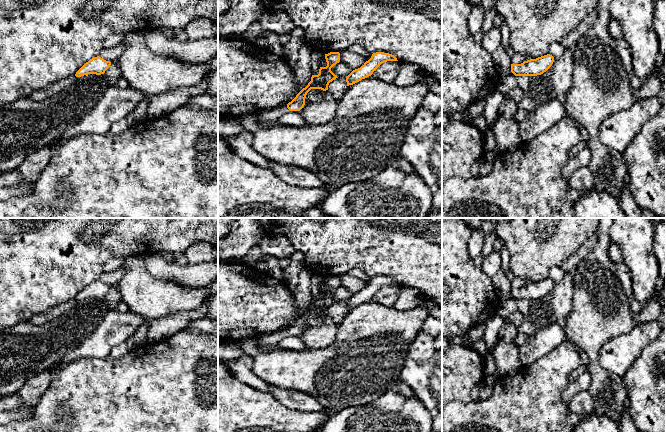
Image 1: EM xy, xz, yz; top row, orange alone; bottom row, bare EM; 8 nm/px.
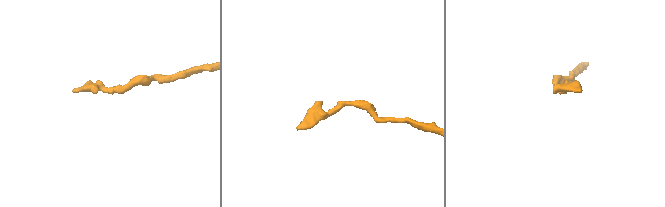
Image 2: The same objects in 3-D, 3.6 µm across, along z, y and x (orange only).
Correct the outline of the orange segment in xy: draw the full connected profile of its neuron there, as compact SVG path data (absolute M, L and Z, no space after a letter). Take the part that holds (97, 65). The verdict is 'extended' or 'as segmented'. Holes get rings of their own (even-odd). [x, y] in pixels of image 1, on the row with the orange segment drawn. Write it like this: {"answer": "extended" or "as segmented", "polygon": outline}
{"answer": "as segmented", "polygon": "M100 56L94 57L86 62L75 74L76 77L81 77L88 74L101 75L111 65L110 61L106 61Z"}

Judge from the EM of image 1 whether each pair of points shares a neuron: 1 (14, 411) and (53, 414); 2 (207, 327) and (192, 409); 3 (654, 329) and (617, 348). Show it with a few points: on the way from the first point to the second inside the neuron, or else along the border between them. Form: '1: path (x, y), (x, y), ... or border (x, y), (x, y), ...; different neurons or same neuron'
1: border (34, 407), (33, 414), (29, 418), (11, 421); different neurons
2: border (188, 326), (198, 328), (207, 334); different neurons
3: path (645, 333), (626, 348); same neuron

